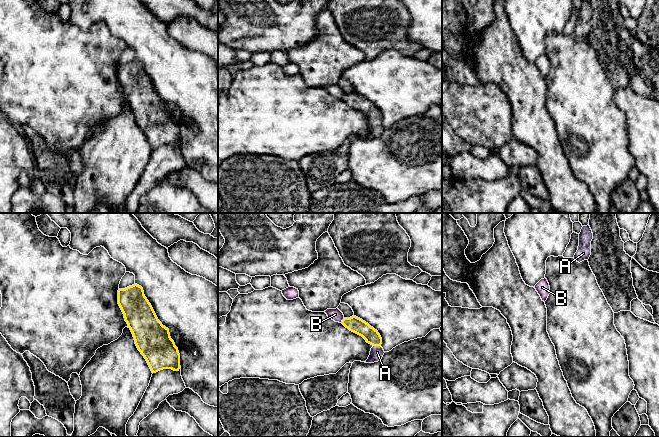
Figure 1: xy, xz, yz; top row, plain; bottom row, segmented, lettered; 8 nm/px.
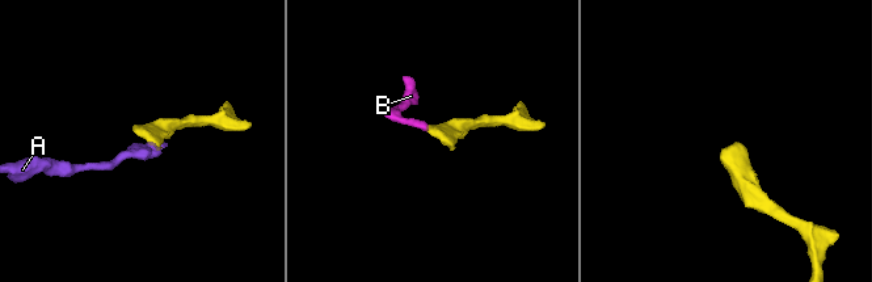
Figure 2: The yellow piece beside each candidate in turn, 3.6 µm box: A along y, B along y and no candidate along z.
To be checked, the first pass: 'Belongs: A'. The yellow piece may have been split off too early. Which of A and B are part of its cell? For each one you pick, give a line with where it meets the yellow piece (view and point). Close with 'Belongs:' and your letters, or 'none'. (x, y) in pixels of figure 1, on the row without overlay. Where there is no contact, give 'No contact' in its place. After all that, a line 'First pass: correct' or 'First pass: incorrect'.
A: Touches yellow at xz (377, 121)
Belongs: A
First pass: correct

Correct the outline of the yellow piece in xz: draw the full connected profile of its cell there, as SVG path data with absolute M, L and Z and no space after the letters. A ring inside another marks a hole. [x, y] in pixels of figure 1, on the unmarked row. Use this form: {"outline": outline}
{"outline": "M356 92L344 94L341 99L350 107L362 112L367 119L373 122L365 139L374 139L382 135L385 128L381 123L382 114L377 106Z"}

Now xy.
{"outline": "M137 60L118 66L118 80L138 126L152 149L163 145L179 147L180 130L169 105L158 96L151 80Z"}

